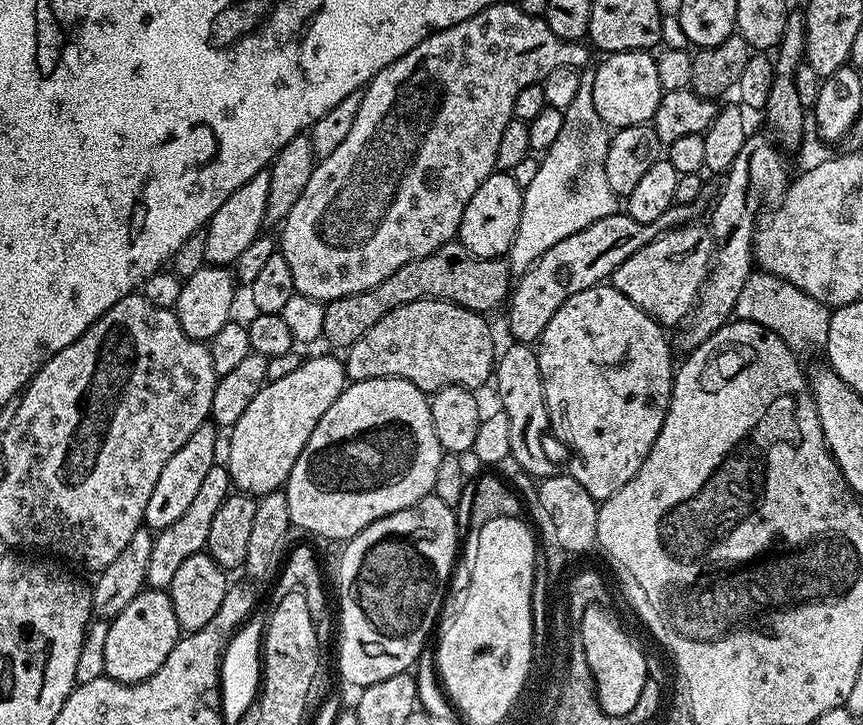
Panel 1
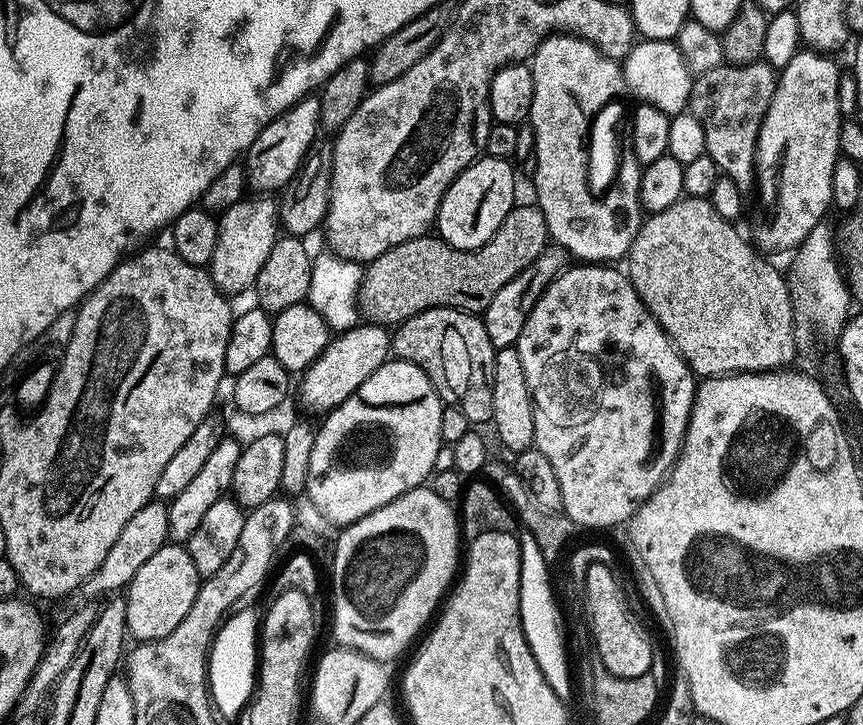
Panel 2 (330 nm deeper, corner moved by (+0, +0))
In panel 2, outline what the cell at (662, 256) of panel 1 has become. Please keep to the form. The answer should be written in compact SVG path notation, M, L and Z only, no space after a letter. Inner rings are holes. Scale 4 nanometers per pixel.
M681 198L674 206L651 213L641 223L626 257L626 275L638 298L662 326L680 357L700 378L784 370L798 356L787 279L732 228L735 227L716 213L711 199ZM728 300L736 305L724 308Z

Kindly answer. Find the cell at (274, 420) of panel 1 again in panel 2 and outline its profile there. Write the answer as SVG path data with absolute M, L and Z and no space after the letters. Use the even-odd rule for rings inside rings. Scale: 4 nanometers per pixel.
M364 322L341 331L337 336L340 336L337 340L336 337L329 339L323 354L302 373L304 400L312 408L331 410L346 402L346 398L350 398L350 394L354 394L354 390L358 390L358 386L362 386L362 382L374 374L374 370L390 359L393 337L387 327Z

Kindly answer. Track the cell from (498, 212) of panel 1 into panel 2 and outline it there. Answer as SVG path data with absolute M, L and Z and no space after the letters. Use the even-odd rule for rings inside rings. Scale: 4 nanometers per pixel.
M484 154L458 173L445 190L436 211L434 228L441 240L458 250L474 250L495 234L514 207L515 175L512 166L509 161Z

